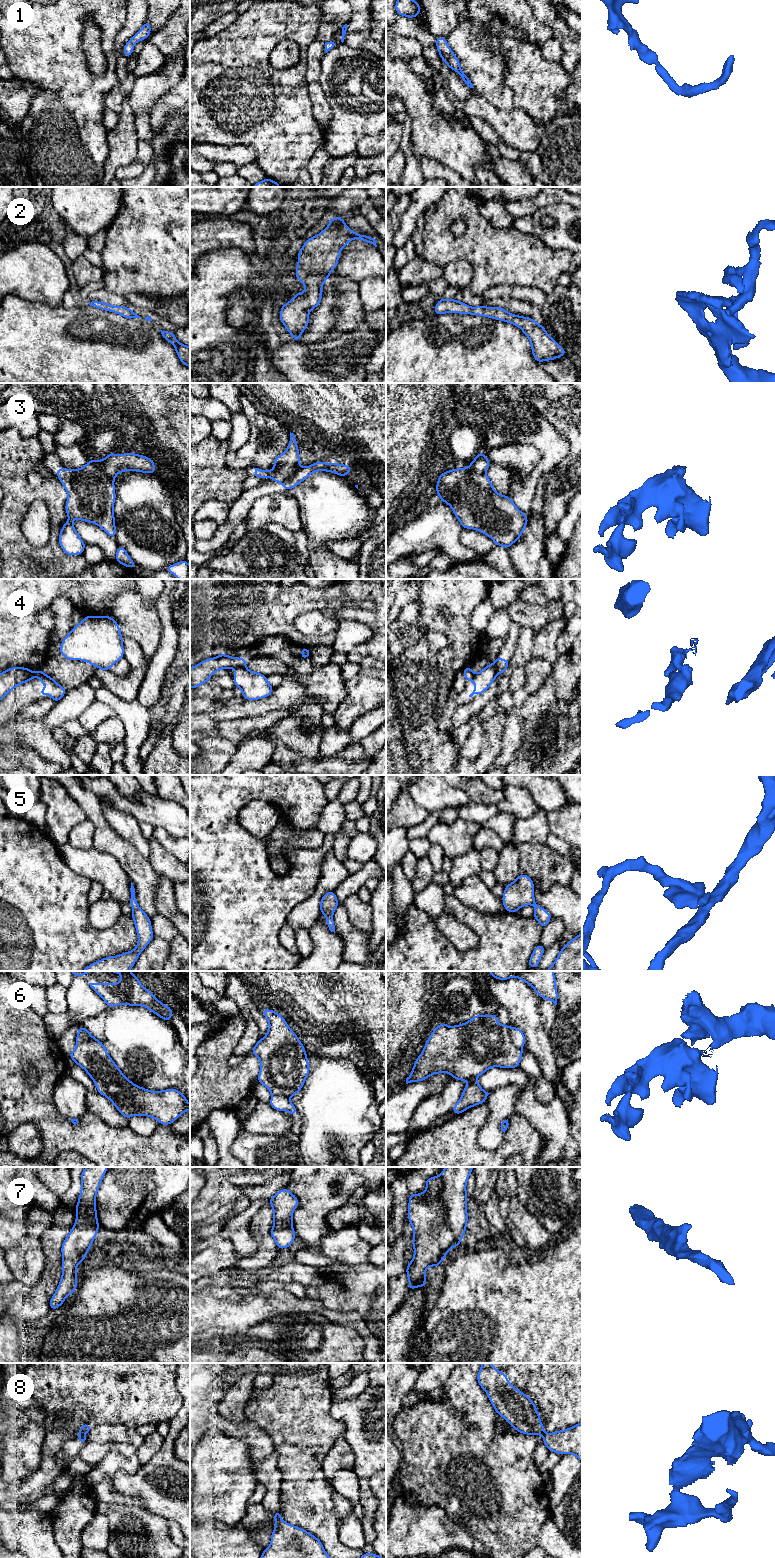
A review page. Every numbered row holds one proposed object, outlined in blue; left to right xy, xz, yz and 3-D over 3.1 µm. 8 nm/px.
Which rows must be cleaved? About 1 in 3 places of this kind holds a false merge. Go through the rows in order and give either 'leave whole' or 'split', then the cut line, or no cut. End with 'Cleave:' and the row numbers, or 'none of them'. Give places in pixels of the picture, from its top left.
1: leave whole; no cut
2: leave whole; no cut
3: split; cut in xz along (301, 467), (291, 477), (280, 482)
4: split; cut in xz along (244, 665), (235, 668)
5: leave whole; no cut
6: split; cut in yz along (509, 1027), (510, 1040), (520, 1047)
7: leave whole; no cut
8: split; cut in xy along (81, 1435), (78, 1437)
Cleave: 3, 4, 6, 8

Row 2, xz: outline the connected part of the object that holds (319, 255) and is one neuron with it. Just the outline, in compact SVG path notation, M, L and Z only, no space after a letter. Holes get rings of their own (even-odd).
M334 217L326 229L307 239L297 252L296 279L306 285L305 293L297 292L292 300L281 306L279 314L293 340L301 340L301 334L309 324L310 311L321 302L323 283L337 267L341 249L353 239L377 247L373 237L359 235L347 227L344 218Z

